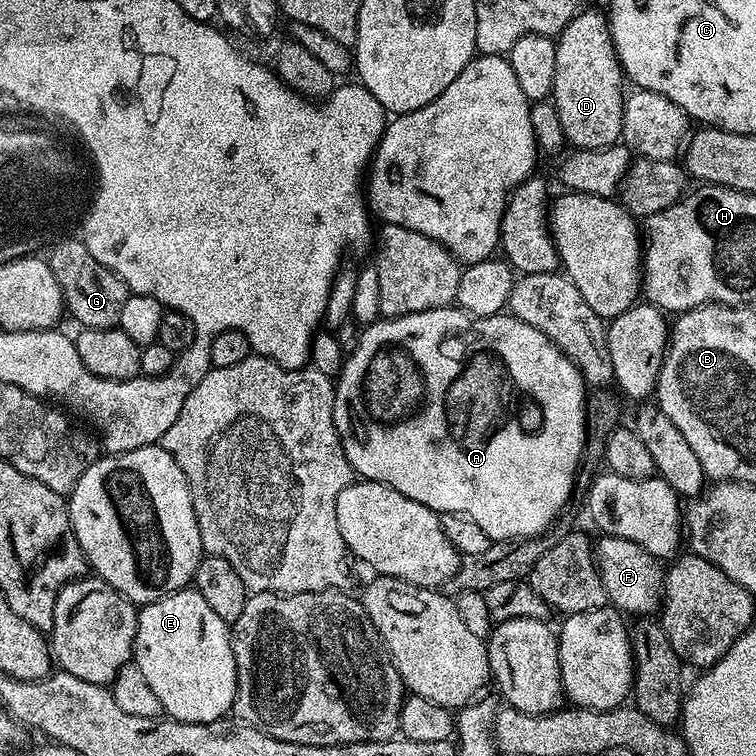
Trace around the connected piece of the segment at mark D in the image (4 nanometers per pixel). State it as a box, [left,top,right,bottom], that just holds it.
[550,11,626,149]

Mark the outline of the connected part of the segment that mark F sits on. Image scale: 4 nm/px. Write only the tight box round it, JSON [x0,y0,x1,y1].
[598,534,665,618]

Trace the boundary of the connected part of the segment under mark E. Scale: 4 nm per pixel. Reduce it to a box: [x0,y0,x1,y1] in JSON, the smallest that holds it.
[134,587,236,722]

